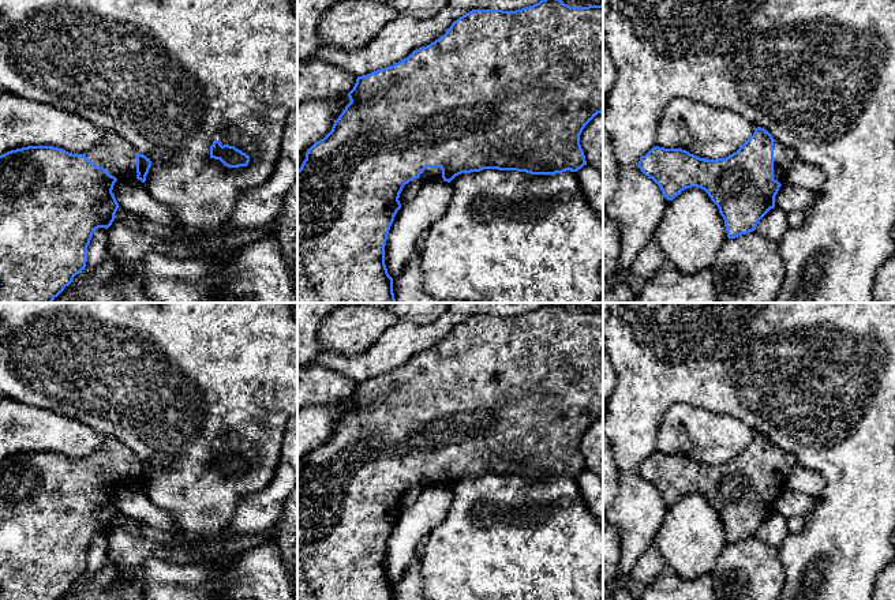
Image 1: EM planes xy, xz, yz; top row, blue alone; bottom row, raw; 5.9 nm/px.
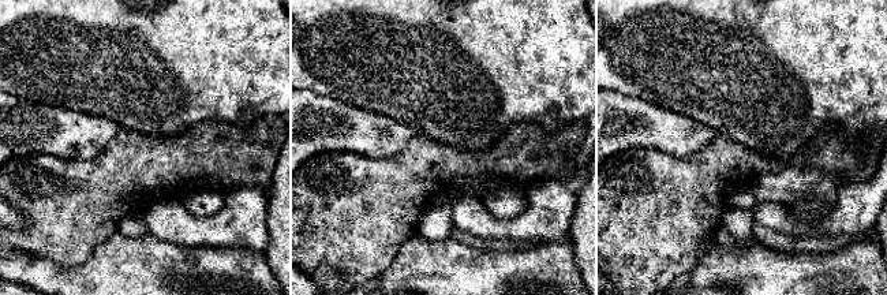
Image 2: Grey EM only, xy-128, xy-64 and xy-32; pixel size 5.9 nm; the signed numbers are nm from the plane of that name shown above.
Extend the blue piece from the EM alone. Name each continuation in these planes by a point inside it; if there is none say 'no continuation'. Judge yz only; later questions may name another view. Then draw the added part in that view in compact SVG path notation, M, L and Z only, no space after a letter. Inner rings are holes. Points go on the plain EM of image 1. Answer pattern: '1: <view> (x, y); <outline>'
1: yz (783, 462); M774 447L774 484L780 490L786 488L786 479L790 472L797 466L797 460L793 454Z

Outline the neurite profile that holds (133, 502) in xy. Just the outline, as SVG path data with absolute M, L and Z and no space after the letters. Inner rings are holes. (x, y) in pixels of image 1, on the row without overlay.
M116 487L112 495L117 509L126 517L142 521L161 532L179 535L175 517L151 503L143 490L132 487Z

